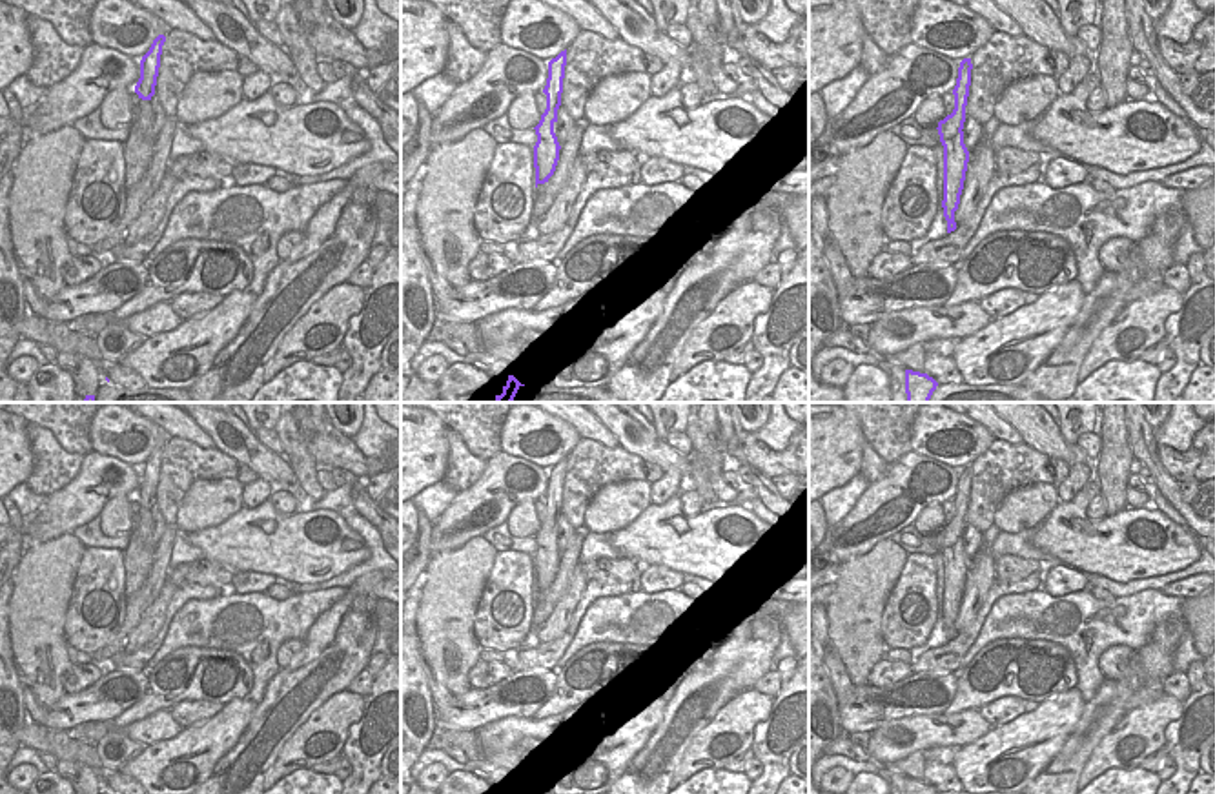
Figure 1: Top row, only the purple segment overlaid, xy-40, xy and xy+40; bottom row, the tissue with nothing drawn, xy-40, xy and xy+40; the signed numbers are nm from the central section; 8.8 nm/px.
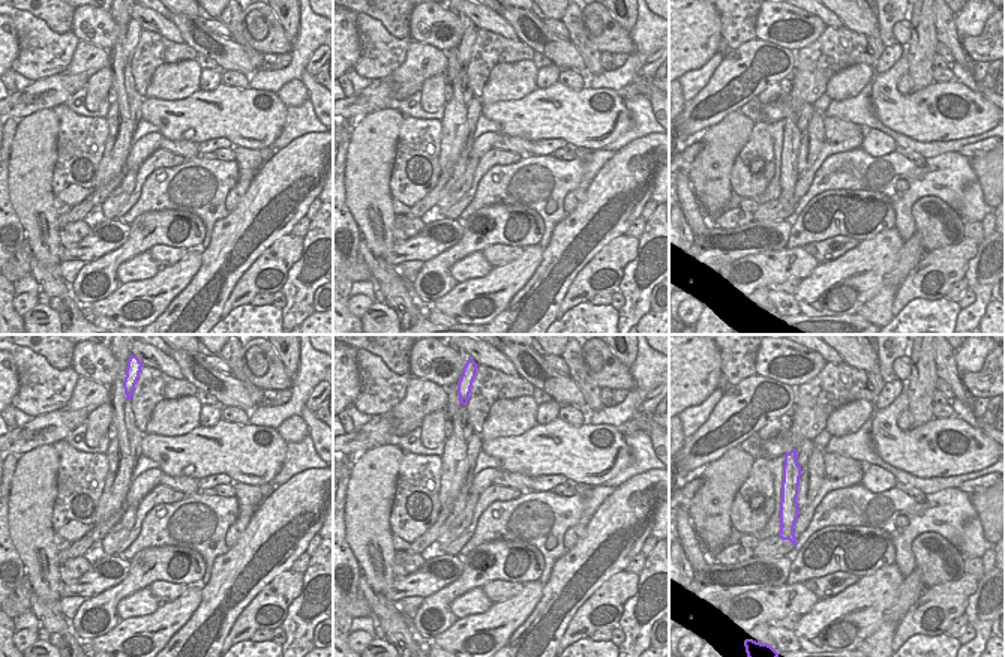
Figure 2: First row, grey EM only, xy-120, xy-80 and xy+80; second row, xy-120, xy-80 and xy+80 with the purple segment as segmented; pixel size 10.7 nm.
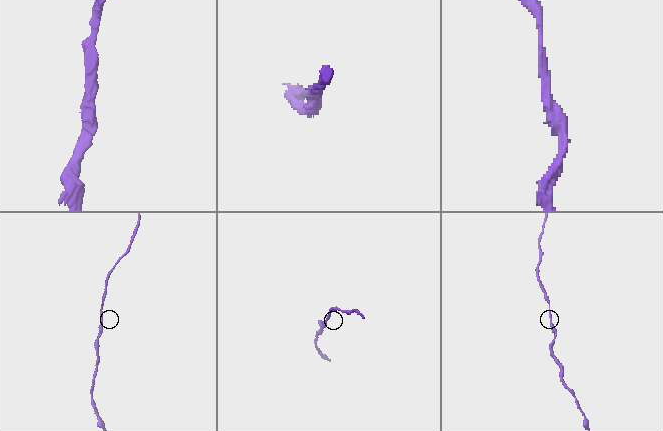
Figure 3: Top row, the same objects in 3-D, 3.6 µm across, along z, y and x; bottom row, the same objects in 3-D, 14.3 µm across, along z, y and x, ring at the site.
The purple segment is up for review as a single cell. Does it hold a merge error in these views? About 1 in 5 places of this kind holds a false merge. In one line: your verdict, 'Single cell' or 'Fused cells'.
Single cell.

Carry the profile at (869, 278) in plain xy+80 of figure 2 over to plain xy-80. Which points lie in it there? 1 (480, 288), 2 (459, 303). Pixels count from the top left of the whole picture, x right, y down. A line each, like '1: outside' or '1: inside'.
1: inside
2: inside

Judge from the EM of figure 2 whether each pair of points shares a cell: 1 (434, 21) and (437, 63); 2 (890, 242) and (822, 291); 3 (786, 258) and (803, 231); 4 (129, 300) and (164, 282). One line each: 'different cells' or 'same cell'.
1: different cells
2: same cell
3: different cells
4: same cell

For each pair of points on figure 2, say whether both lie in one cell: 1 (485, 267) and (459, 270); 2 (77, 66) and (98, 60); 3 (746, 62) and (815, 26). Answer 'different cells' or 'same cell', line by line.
1: same cell
2: same cell
3: different cells

